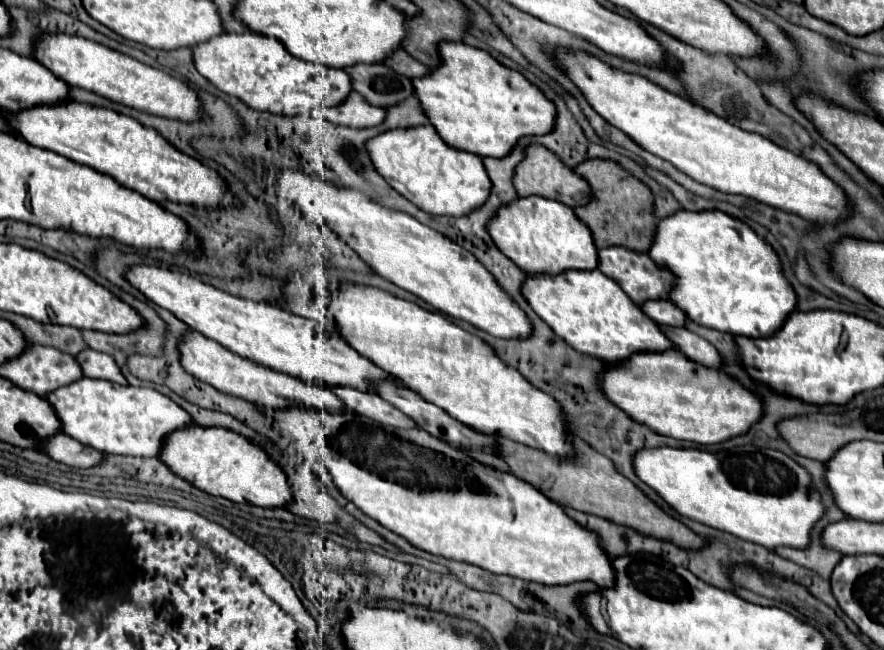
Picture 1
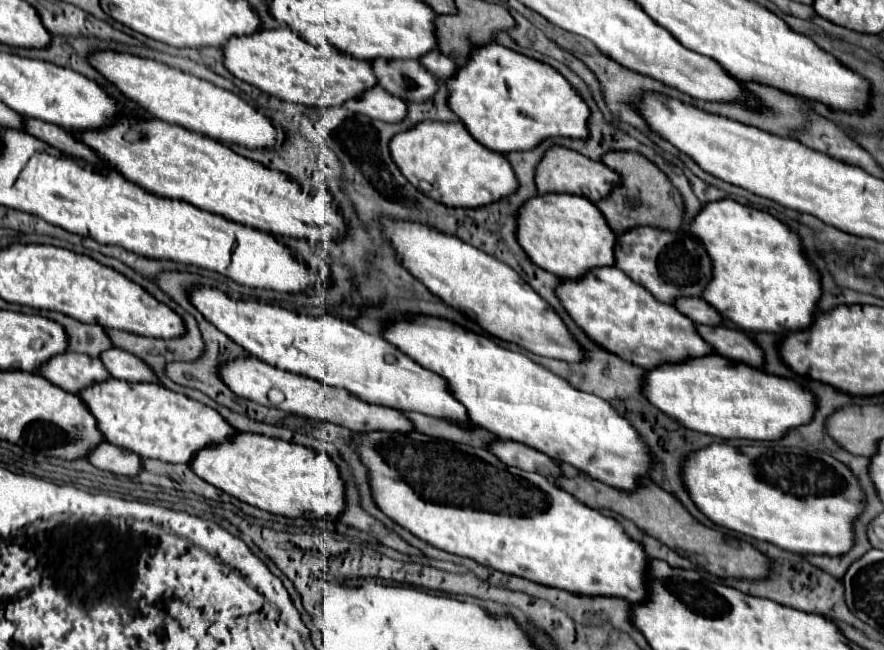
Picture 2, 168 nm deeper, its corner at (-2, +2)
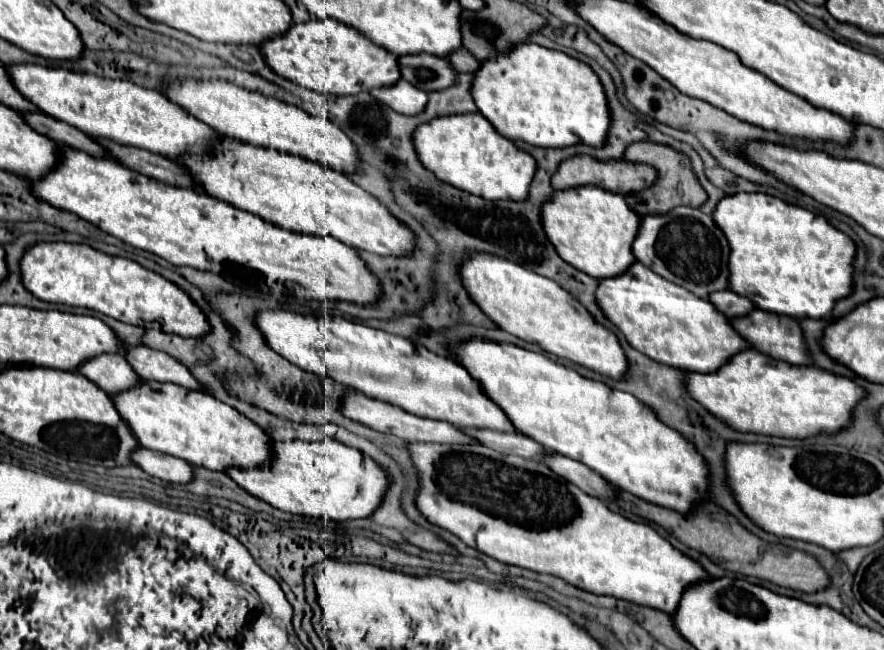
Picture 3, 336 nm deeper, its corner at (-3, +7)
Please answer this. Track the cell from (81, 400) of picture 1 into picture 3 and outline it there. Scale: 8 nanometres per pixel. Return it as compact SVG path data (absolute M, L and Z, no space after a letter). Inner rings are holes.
M142 381L134 389L114 395L114 403L146 449L174 455L190 465L212 471L228 471L230 467L254 469L272 463L274 453L270 437L246 415L206 391L192 391L174 383Z

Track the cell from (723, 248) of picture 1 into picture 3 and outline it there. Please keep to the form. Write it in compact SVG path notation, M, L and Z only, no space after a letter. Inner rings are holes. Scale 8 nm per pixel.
M736 193L724 197L712 217L730 243L730 291L748 297L756 307L798 319L820 319L830 317L838 299L852 295L856 243L822 215L766 193Z

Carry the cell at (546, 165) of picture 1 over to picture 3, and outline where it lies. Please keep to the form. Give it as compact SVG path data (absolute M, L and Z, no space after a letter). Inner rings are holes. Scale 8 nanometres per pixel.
M576 155L566 159L556 175L552 177L554 189L572 189L572 187L582 187L582 185L596 185L612 193L622 193L622 195L632 195L642 189L648 189L656 183L658 171L652 165L644 163L632 163L632 161L596 161L588 155Z

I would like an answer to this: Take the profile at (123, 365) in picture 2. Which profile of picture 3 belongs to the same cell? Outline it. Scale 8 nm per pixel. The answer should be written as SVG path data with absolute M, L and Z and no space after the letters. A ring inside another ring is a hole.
M138 345L128 349L126 359L144 381L176 383L188 389L204 389L204 385L188 371L188 367L170 357L168 353Z

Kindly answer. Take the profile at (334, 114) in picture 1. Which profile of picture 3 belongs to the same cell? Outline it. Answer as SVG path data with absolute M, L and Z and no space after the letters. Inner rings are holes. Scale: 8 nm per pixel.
M400 79L390 87L372 89L370 93L402 115L418 115L424 111L428 103L428 93L424 93L422 89L416 89L414 85L408 85L408 81L404 79Z

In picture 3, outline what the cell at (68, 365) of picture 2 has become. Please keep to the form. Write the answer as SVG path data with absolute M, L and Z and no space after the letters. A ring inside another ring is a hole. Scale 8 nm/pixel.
M104 353L86 361L84 365L80 365L78 371L86 375L90 381L94 381L98 387L108 391L110 395L122 393L140 383L138 373L130 369L128 361L122 355L112 353Z

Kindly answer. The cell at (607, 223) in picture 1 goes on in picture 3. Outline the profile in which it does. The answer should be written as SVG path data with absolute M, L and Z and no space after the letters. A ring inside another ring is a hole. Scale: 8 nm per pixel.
M638 141L638 143L632 143L628 149L626 149L626 155L624 155L628 161L638 161L638 163L648 163L648 165L654 165L658 171L660 171L660 177L658 181L646 189L646 191L640 191L636 195L630 195L626 197L628 199L628 205L632 209L636 209L640 215L656 215L656 213L668 213L670 209L678 207L678 205L690 205L690 207L700 207L708 195L704 191L704 187L700 185L700 181L696 179L694 171L692 171L692 163L690 159L668 147L668 145L660 145L660 143L652 143L652 141ZM652 153L654 153L654 159L652 159ZM650 195L650 197L648 197Z

